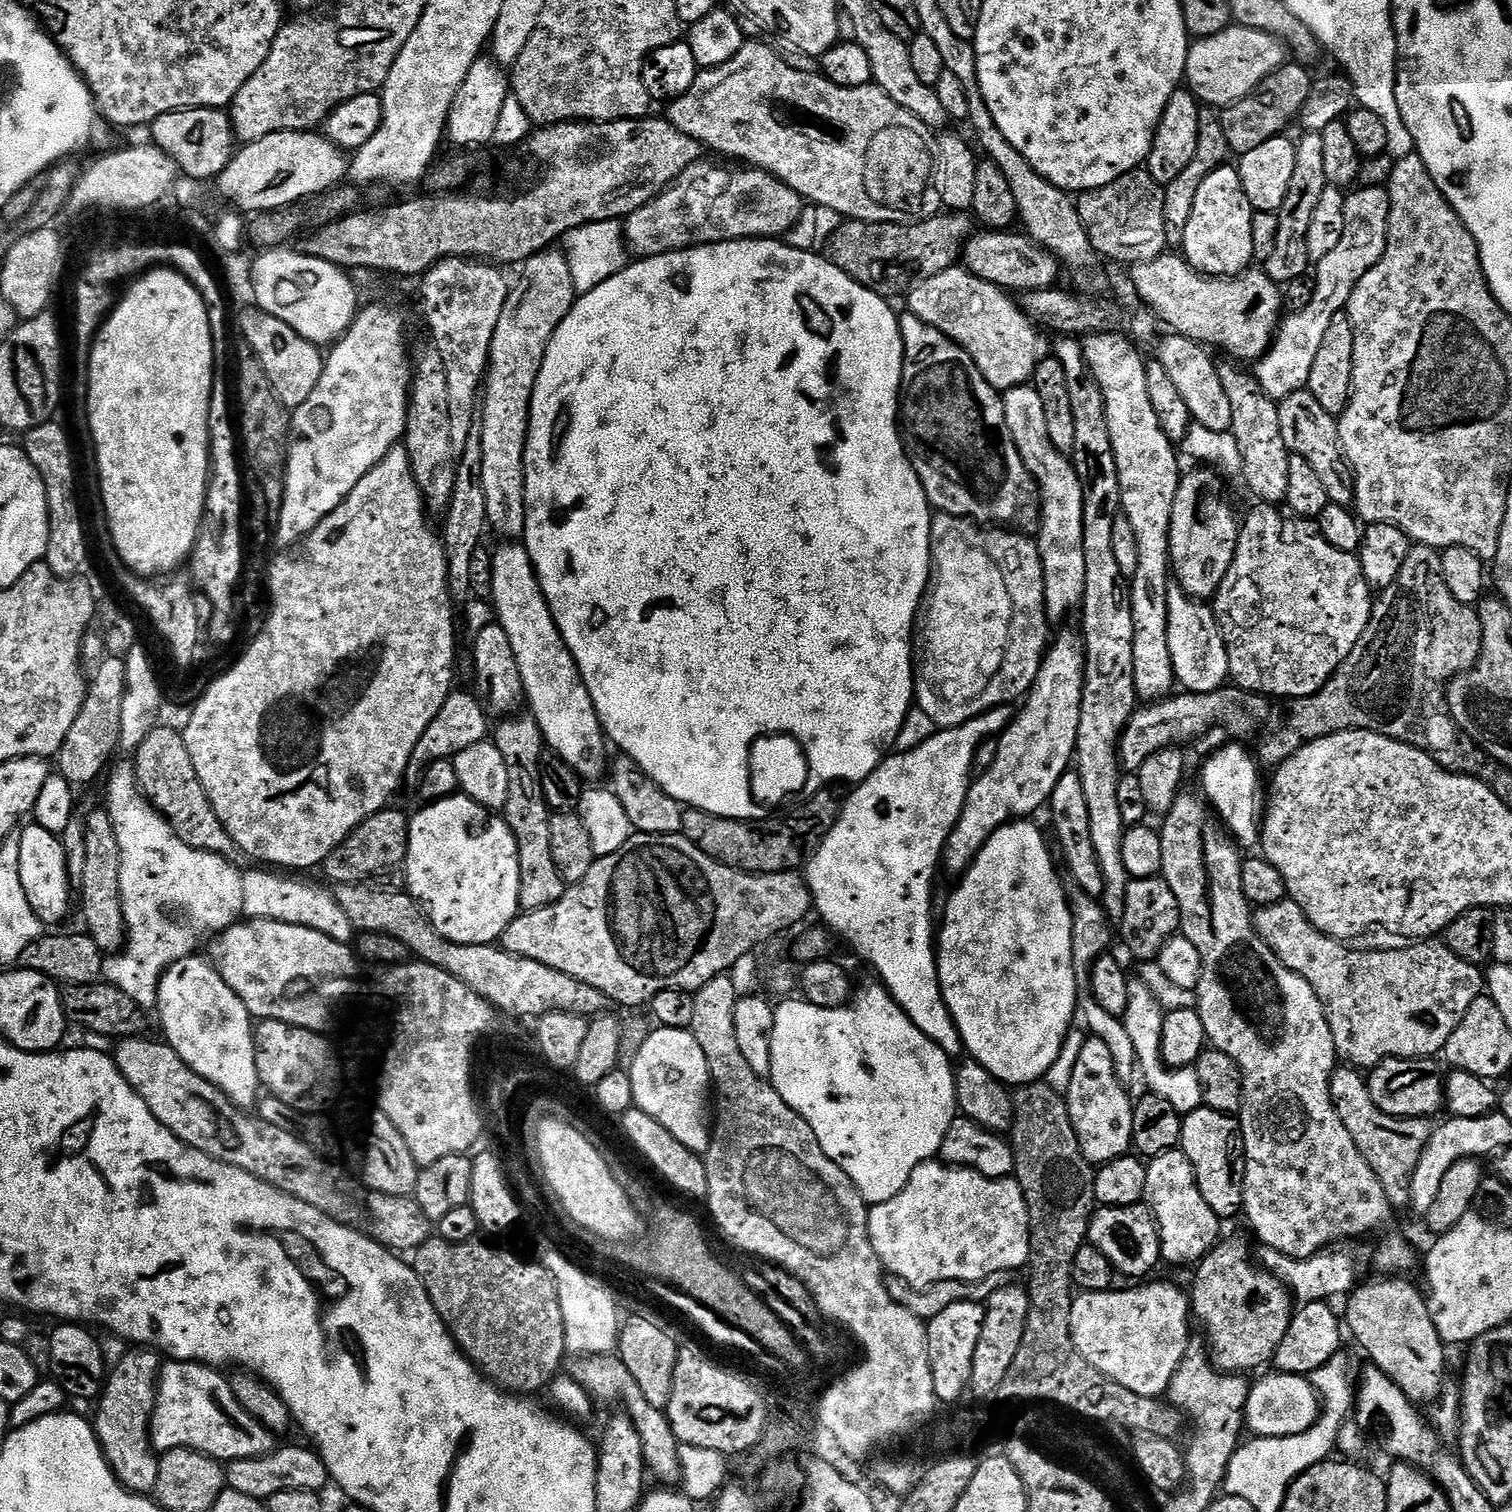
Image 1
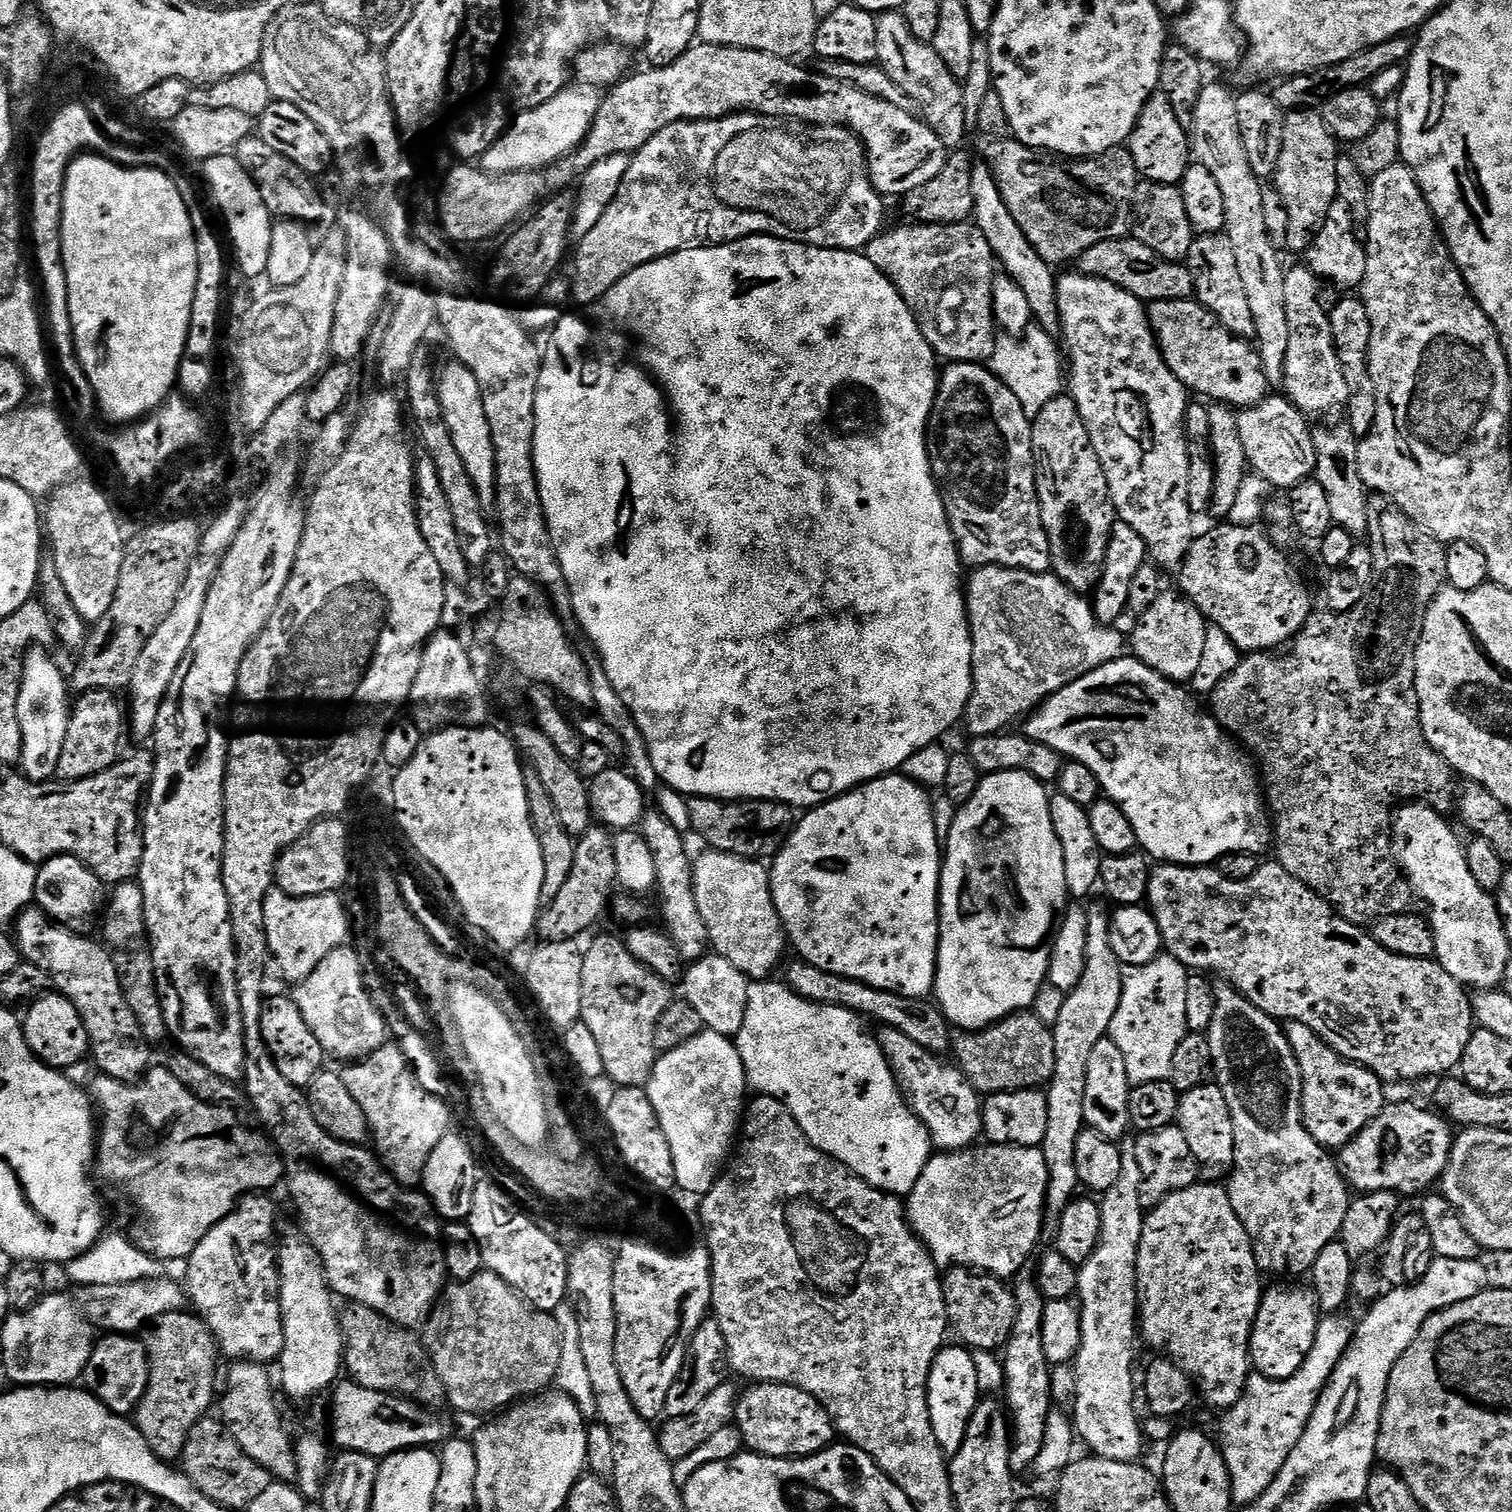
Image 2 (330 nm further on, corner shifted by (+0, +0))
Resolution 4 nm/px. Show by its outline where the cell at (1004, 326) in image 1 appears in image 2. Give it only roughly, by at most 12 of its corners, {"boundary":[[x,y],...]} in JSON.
{"boundary":[[975,223],[868,243],[937,357],[998,343],[997,265]]}

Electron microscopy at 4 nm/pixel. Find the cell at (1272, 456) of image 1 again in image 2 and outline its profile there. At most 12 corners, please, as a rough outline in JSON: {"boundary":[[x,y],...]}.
{"boundary":[[1226,234],[1193,239],[1193,297],[1228,331],[1254,330]]}

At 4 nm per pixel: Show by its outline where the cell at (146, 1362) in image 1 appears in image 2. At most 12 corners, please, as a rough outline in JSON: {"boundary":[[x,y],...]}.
{"boundary":[[199,1316],[142,1336],[141,1439],[179,1461],[217,1395],[218,1349]]}

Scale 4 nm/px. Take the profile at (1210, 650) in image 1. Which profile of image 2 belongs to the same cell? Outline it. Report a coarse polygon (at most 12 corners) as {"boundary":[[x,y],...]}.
{"boundary":[[1056,281],[1066,388],[1153,565],[1194,539],[1190,393],[1145,301]]}

